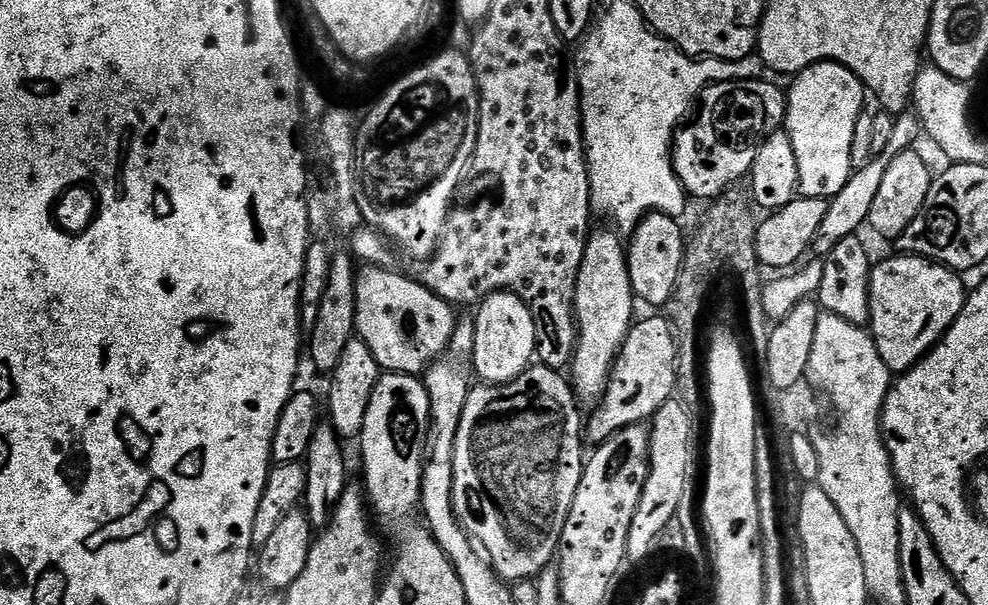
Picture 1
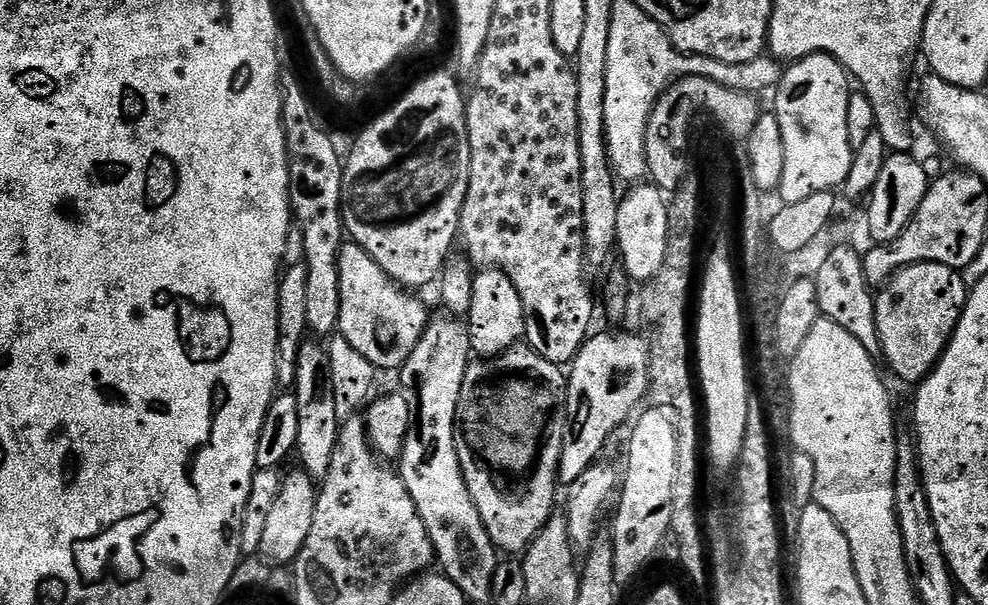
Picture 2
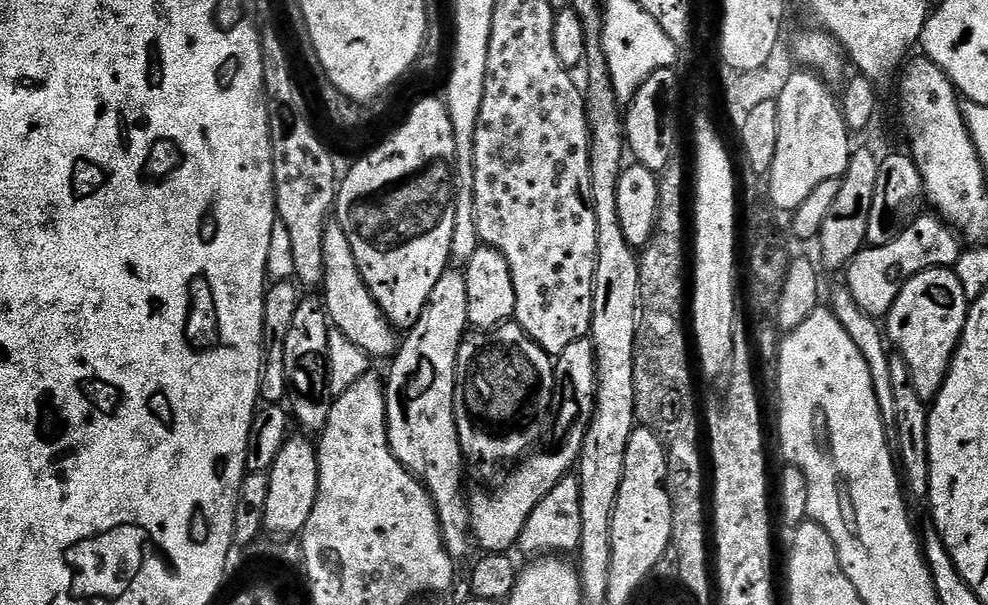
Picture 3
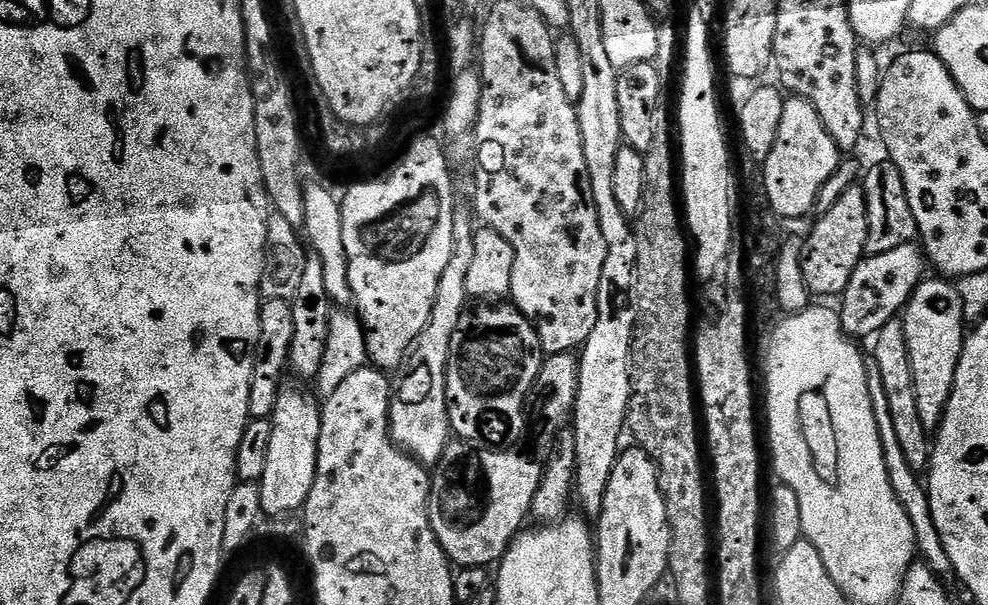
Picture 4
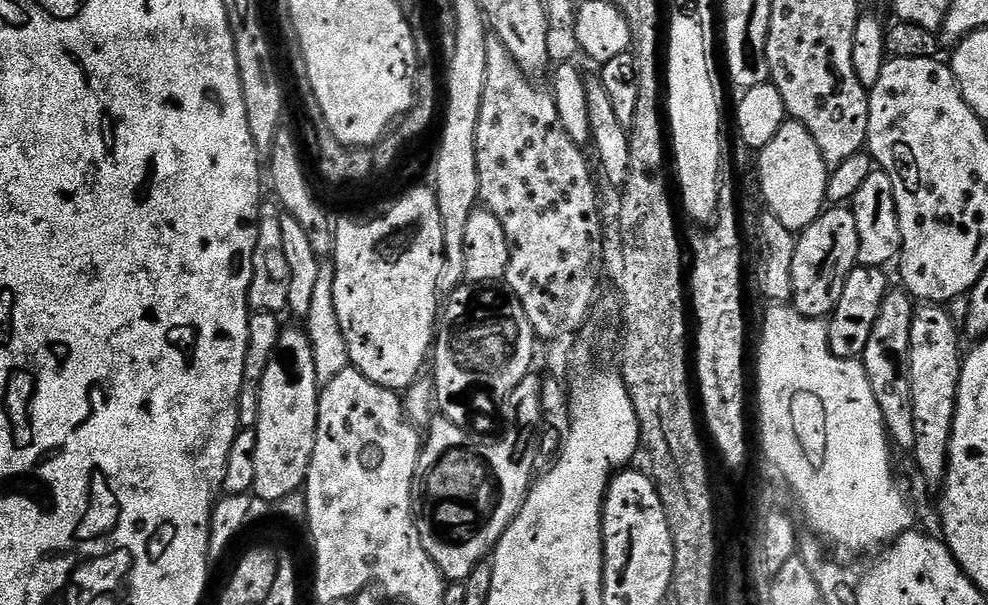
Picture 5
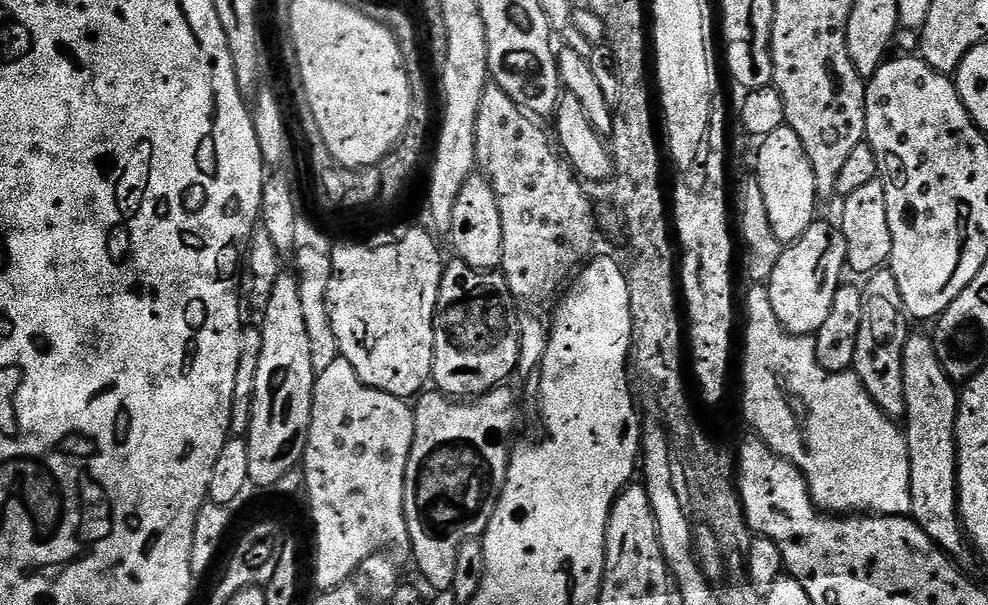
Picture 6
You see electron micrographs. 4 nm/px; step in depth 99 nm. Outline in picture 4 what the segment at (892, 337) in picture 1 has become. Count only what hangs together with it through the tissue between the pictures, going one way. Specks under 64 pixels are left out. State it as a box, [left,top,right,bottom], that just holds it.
[902,278,966,430]

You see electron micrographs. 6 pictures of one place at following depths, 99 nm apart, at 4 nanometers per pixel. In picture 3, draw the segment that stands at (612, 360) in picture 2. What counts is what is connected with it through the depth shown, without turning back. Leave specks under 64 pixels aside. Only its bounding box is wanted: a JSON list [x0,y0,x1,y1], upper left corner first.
[470,338,596,553]

